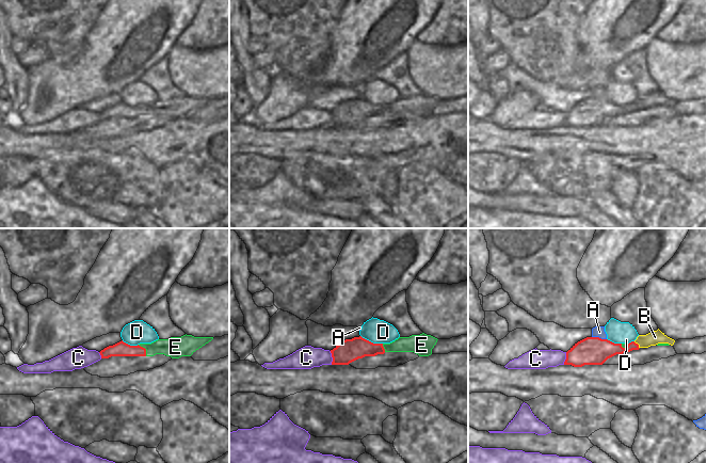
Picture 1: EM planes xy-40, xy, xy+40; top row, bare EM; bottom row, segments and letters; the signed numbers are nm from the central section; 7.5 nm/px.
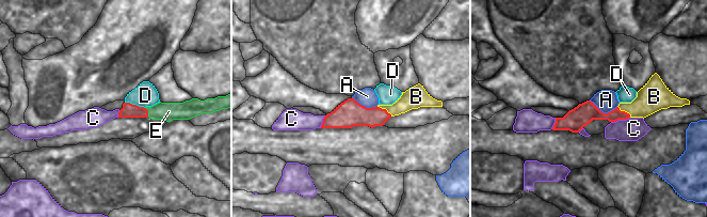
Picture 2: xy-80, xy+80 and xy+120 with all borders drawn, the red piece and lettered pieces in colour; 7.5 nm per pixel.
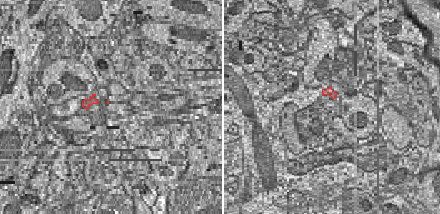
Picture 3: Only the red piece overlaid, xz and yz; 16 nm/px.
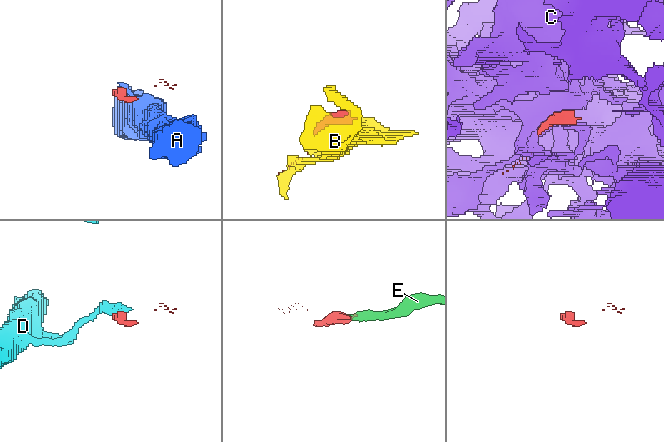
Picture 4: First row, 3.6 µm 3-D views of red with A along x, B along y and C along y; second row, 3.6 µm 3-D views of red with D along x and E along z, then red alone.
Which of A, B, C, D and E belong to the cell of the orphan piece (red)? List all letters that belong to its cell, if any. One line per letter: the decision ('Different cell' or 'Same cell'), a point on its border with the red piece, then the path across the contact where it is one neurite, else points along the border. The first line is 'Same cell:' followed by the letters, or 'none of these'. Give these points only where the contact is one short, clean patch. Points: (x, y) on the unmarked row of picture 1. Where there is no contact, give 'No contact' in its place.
Same cell: E
A: Different cell. Touches red at xy+40 (598, 98). Boundary: xy+40 (592, 97), (606, 100)
B: Different cell. Touches red at xy+40 (638, 106)
C: Different cell. Touches red at xy (332, 117)
D: Different cell. Touches red at xy (370, 102). Boundary: xy (360, 96), (373, 104), (382, 105)
E: Same cell. Touches red at xy-40 (145, 110). Path across: xy-40 (121, 110), (145, 110), (175, 108).

